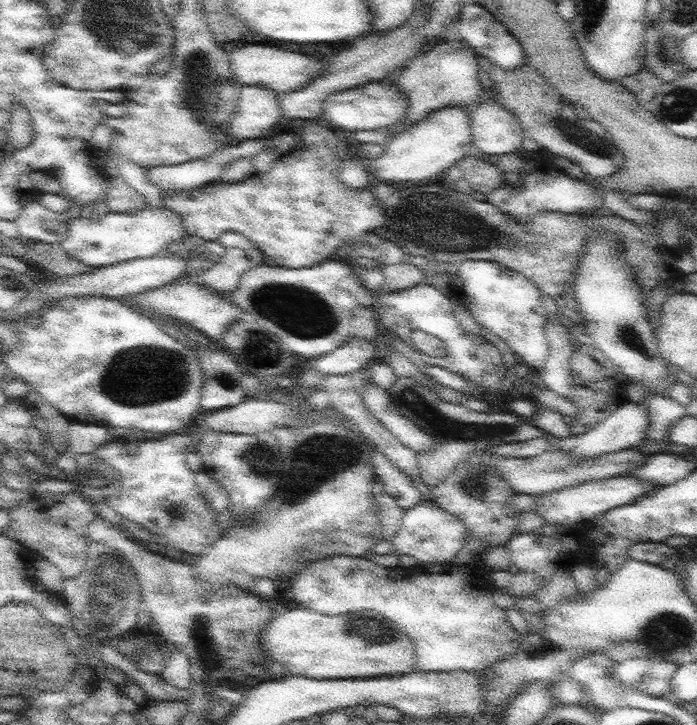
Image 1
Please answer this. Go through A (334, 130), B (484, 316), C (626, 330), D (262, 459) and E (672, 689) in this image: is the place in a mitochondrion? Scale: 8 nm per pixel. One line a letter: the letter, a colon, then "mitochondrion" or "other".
A: other
B: other
C: mitochondrion
D: mitochondrion
E: other

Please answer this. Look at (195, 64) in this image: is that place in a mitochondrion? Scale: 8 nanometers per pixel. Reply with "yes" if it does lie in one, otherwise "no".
yes

